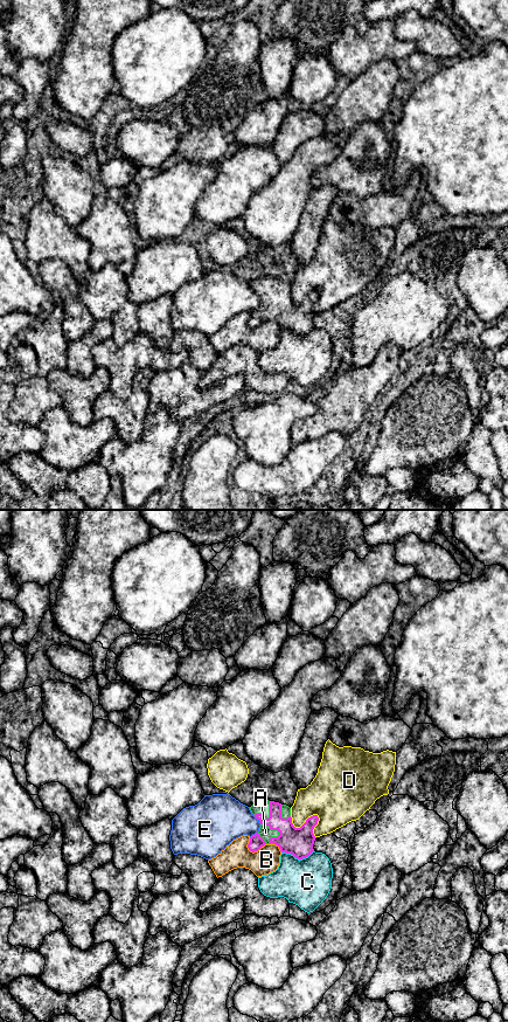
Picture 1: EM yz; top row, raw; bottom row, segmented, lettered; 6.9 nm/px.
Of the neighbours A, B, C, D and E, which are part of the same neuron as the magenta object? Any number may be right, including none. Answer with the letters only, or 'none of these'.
A

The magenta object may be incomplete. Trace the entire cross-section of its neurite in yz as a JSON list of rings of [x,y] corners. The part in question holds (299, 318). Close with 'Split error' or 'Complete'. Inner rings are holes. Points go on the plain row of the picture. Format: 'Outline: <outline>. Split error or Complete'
Outline: [[[264,276],[252,281],[250,286],[260,299],[259,308],[250,313],[250,327],[258,327],[265,320],[276,320],[281,329],[291,330],[298,336],[306,334],[314,327],[316,313],[313,305],[318,301],[318,291],[308,294],[300,304],[295,304],[291,284],[286,281]]]. Split error

